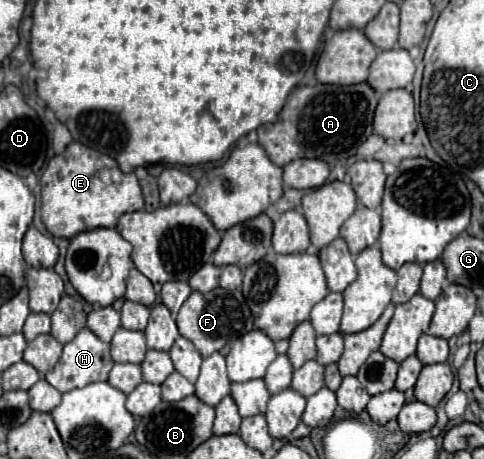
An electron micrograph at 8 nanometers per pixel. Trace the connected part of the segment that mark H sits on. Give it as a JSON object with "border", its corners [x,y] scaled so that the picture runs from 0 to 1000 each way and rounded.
{"border":[[[174,712],[145,747],[132,752],[132,769],[128,769],[124,786],[91,821],[124,856],[136,856],[136,852],[149,852],[157,843],[174,843],[182,834],[219,830],[231,800],[236,800],[236,786],[227,778],[227,752],[223,747],[211,747],[182,712]]]}

